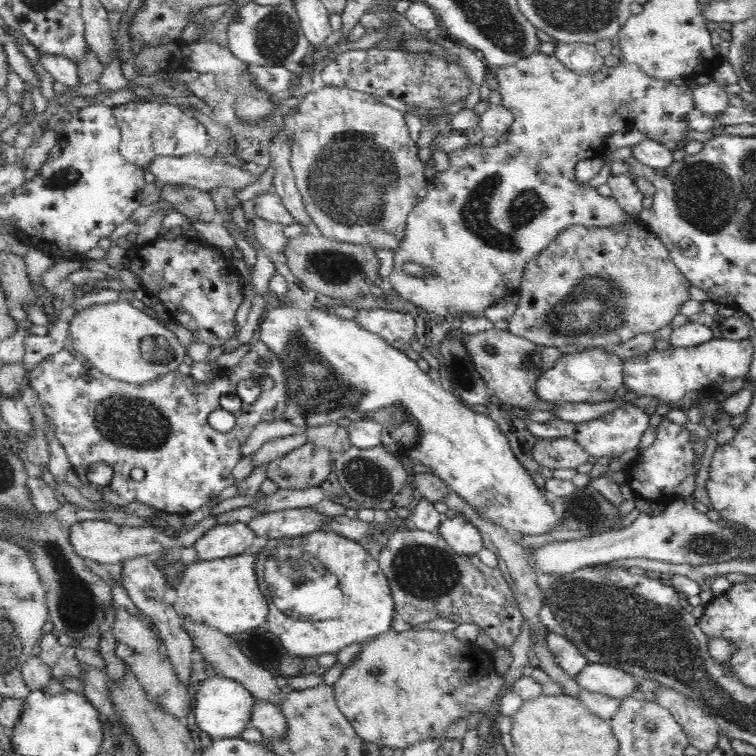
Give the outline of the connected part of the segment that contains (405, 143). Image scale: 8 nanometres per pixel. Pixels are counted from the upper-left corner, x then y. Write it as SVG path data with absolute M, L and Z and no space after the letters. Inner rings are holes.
M325 86L322 90L312 91L300 102L297 108L298 113L293 118L293 139L291 142L291 158L290 166L294 173L296 184L298 185L300 194L304 198L306 211L310 215L310 219L319 228L321 234L326 238L336 240L338 242L348 242L352 244L370 245L375 250L388 249L391 252L403 243L408 214L415 208L419 202L419 196L424 192L428 178L424 175L424 165L418 157L418 148L415 142L410 139L410 132L404 120L405 114L386 106L379 102L379 98L366 92L351 90L350 88L338 88L334 86Z

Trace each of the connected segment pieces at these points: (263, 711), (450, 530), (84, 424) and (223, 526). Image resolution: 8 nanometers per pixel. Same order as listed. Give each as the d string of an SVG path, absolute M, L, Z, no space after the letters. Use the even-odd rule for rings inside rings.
M256 700L250 719L266 741L281 741L288 732L286 715L276 704Z
M446 515L440 523L438 534L462 556L476 556L486 548L478 528L458 515Z
M255 338L249 352L244 355L238 364L229 368L221 368L220 374L210 382L194 383L192 377L180 373L178 369L166 372L142 384L132 384L102 374L94 368L87 358L72 350L60 350L57 354L48 355L35 367L28 368L25 386L37 392L42 411L48 423L54 427L54 437L65 448L72 470L76 471L78 478L85 486L100 492L107 504L124 507L131 502L138 502L154 507L159 512L171 515L185 515L200 506L212 502L220 492L228 486L235 484L232 470L242 458L242 446L256 424L260 422L278 422L285 420L285 410L289 399L287 374L280 357L270 348ZM258 360L268 360L268 368L258 367ZM254 372L257 378L270 376L275 381L275 386L270 390L263 390L253 404L242 403L239 411L234 413L236 422L230 432L218 432L208 424L208 415L213 410L220 409L220 396L229 392L236 393L236 385L240 380L252 378ZM96 462L102 462L112 468L111 481L105 485L96 485L88 480L86 473ZM132 468L142 468L145 472L143 480L134 480L130 475Z
M218 521L196 540L193 547L201 561L225 559L243 554L256 536L249 524Z

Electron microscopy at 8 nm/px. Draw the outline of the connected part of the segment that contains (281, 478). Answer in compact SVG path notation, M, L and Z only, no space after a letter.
M308 441L306 444L295 448L284 456L278 456L276 460L267 463L267 478L273 480L279 488L298 489L308 487L320 487L323 480L330 474L333 453L329 448Z

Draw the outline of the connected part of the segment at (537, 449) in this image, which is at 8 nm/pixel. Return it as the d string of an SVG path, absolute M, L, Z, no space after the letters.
M570 437L540 439L533 448L538 464L551 470L574 469L588 462L587 450Z

